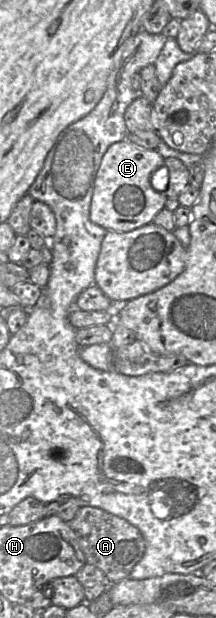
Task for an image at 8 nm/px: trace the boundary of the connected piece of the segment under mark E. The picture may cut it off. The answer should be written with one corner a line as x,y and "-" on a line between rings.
124,139
111,144
102,156
97,170
93,195
90,203
90,220
107,231
129,232
153,222
155,216
165,207
167,197
153,189
150,178
155,170
165,164
157,149
147,149

